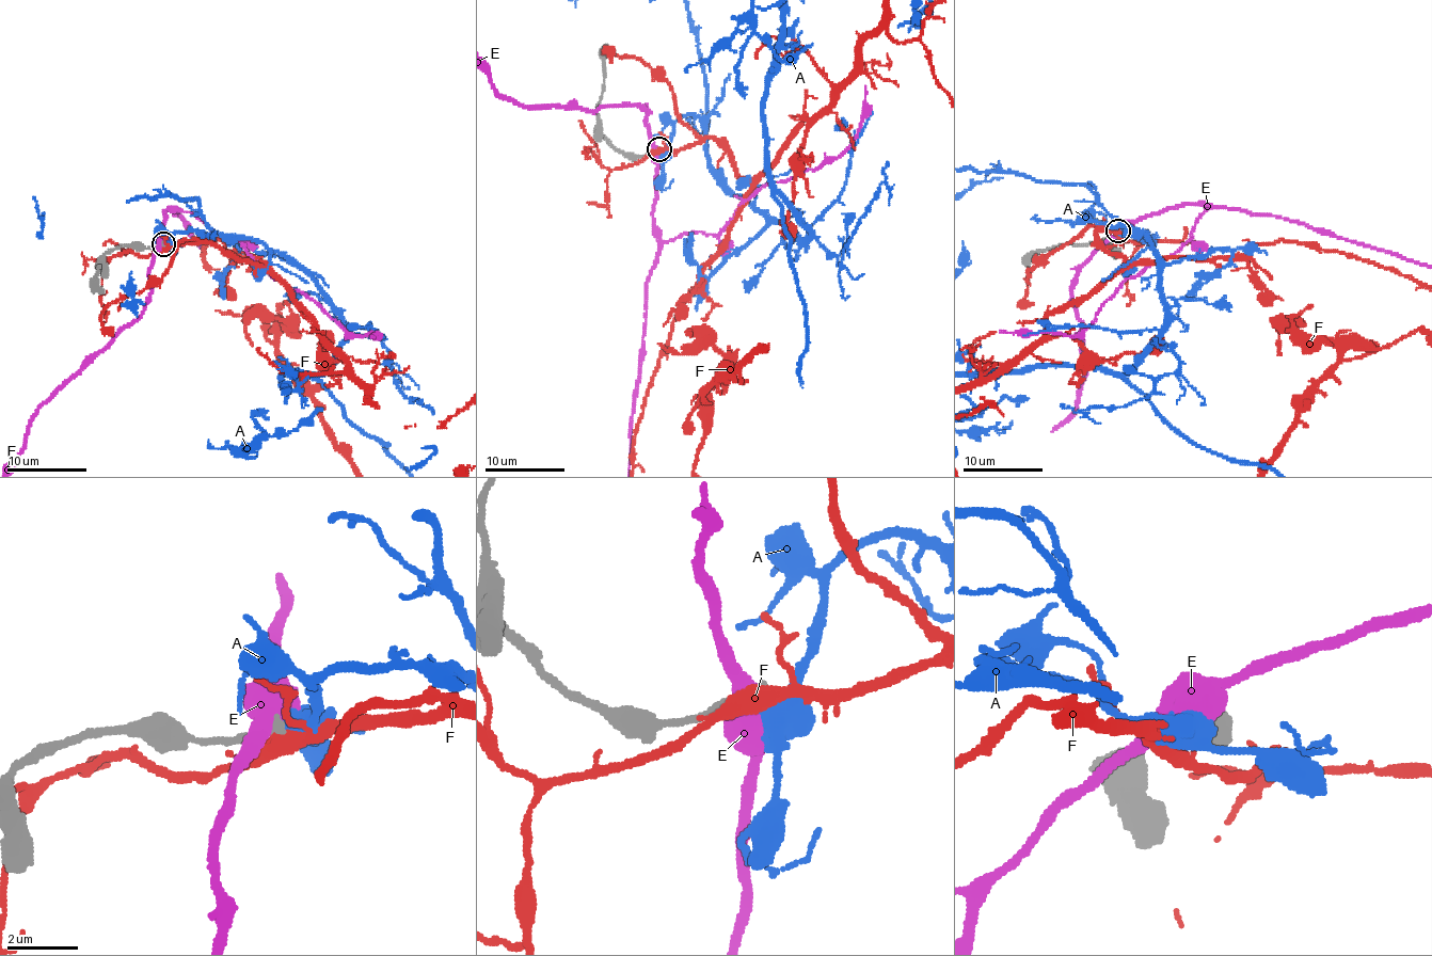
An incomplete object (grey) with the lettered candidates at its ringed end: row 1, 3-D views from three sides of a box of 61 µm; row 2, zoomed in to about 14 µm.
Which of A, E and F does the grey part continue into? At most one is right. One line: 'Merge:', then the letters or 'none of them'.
Merge: none of them

